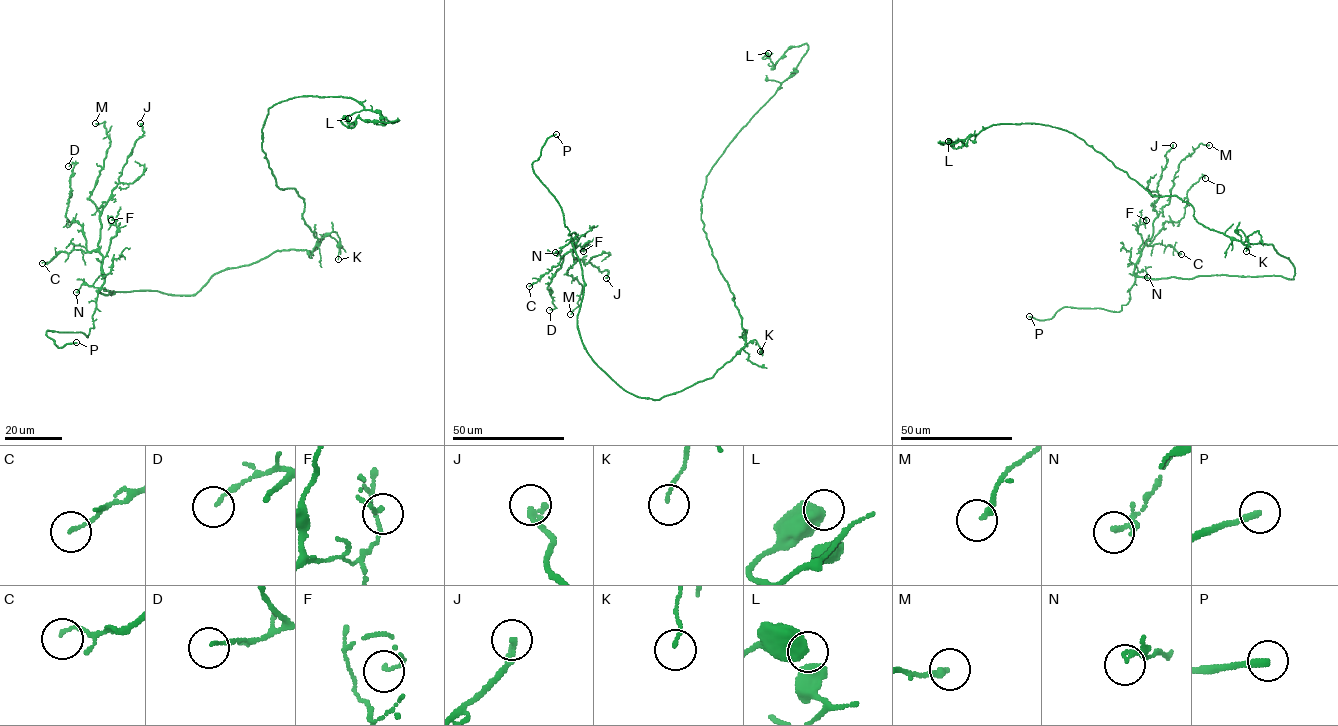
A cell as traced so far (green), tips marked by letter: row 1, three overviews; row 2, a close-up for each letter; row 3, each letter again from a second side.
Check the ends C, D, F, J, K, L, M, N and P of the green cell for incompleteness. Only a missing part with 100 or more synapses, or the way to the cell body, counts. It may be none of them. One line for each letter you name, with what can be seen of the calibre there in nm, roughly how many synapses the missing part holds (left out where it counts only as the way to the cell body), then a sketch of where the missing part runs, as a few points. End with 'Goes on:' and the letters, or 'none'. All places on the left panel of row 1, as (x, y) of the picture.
P: Thickness 240 nm. Course of what is missing: (76, 342), (91, 338), (100, 331), (106, 334)
Goes on: P

